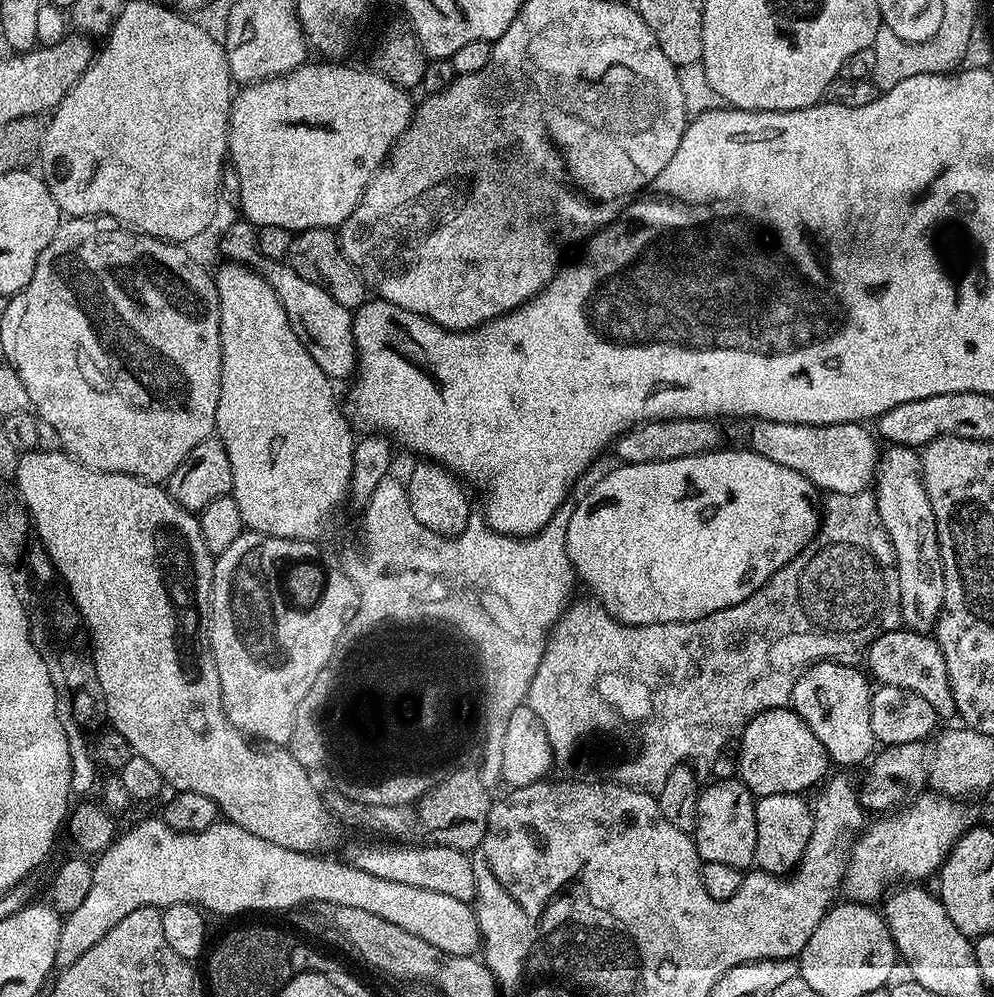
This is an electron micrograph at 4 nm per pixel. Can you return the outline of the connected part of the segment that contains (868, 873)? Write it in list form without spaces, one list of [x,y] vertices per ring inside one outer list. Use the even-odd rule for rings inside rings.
[[[928,790],[899,810],[873,819],[876,821],[871,821],[850,844],[848,870],[842,881],[843,887],[848,887],[847,899],[871,905],[876,902],[872,900],[879,901],[901,882],[924,882],[927,876],[935,877],[960,835],[977,823],[976,812],[968,804],[971,803]]]

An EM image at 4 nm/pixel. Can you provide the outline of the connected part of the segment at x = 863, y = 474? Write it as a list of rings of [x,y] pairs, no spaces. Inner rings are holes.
[[[753,419],[748,428],[748,440],[751,451],[762,454],[762,458],[770,458],[770,462],[778,462],[778,466],[786,466],[786,470],[794,470],[815,484],[817,489],[828,494],[846,494],[858,496],[873,487],[876,478],[876,465],[880,463],[881,449],[876,448],[878,440],[871,431],[868,432],[863,423],[851,424],[791,424],[790,422],[774,422],[773,420]]]

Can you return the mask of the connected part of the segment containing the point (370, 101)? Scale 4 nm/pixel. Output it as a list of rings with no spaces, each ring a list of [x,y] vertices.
[[[305,62],[301,68],[275,76],[269,80],[259,80],[257,84],[243,85],[232,97],[232,113],[228,119],[228,155],[230,166],[237,171],[240,198],[239,211],[243,219],[247,220],[257,229],[262,226],[282,226],[293,234],[304,232],[307,228],[339,229],[341,224],[354,214],[354,206],[362,198],[366,186],[372,181],[372,176],[380,169],[384,159],[388,157],[396,140],[410,126],[414,111],[414,100],[411,100],[409,89],[399,88],[394,82],[387,80],[381,72],[364,68],[347,68],[344,62],[324,62],[328,64],[312,64]]]

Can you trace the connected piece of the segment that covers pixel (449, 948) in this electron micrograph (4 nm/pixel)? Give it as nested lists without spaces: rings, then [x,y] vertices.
[[[163,819],[144,820],[141,824],[130,829],[125,836],[117,835],[113,839],[112,845],[99,853],[97,860],[100,861],[95,861],[94,864],[94,882],[90,886],[89,892],[86,893],[85,900],[78,906],[78,910],[74,910],[69,916],[63,917],[60,937],[58,938],[57,965],[61,969],[65,969],[74,962],[78,962],[78,958],[82,958],[82,954],[86,954],[86,950],[90,950],[90,946],[94,946],[94,942],[106,938],[106,934],[110,934],[110,930],[114,930],[114,926],[118,926],[118,922],[122,922],[122,918],[126,918],[126,914],[130,914],[139,908],[159,908],[163,910],[169,904],[194,904],[203,909],[205,913],[217,912],[220,916],[236,916],[239,912],[284,912],[287,908],[298,907],[299,904],[306,904],[305,906],[316,904],[354,906],[357,910],[370,910],[370,914],[378,914],[378,918],[386,918],[386,922],[394,922],[394,926],[402,926],[402,930],[410,930],[410,934],[418,934],[418,938],[426,938],[426,942],[430,942],[430,946],[438,946],[438,950],[446,950],[450,954],[470,956],[481,947],[482,941],[478,930],[478,922],[476,921],[476,913],[469,901],[450,898],[450,894],[434,894],[434,890],[418,890],[418,886],[402,886],[402,882],[386,882],[386,878],[374,878],[374,874],[366,874],[366,870],[358,870],[353,864],[342,860],[341,862],[331,860],[330,857],[324,855],[328,854],[299,852],[298,850],[290,850],[286,846],[274,846],[274,842],[266,842],[266,838],[258,838],[258,834],[250,834],[250,830],[242,830],[242,826],[231,822],[217,822],[201,832],[175,832],[170,826],[164,824]]]

